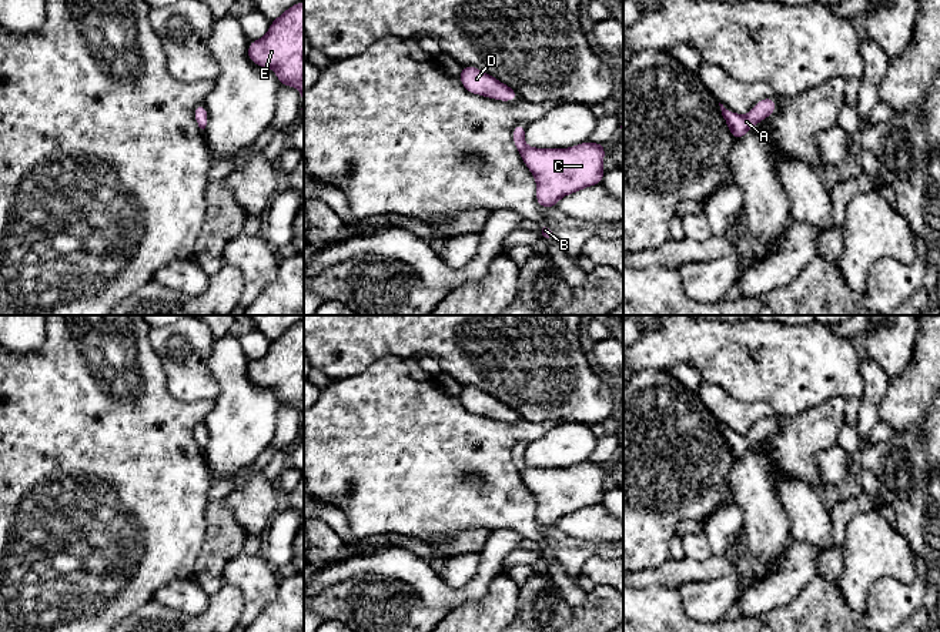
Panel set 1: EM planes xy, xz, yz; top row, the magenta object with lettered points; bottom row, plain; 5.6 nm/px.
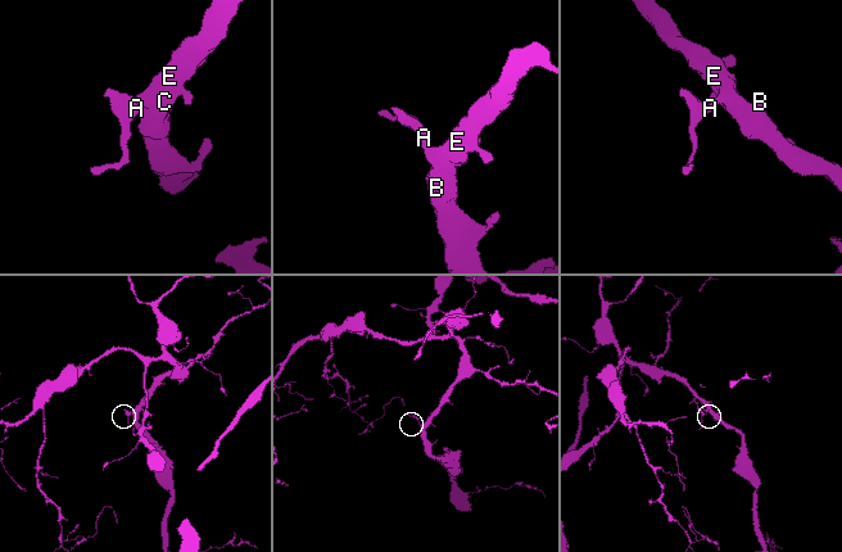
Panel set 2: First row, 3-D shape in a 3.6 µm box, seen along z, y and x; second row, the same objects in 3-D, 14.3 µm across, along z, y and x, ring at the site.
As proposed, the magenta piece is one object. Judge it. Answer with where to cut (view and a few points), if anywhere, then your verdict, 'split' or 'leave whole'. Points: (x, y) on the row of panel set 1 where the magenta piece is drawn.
no cut; leave whole

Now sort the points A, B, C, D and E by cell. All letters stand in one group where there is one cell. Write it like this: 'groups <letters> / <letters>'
groups A B C D E

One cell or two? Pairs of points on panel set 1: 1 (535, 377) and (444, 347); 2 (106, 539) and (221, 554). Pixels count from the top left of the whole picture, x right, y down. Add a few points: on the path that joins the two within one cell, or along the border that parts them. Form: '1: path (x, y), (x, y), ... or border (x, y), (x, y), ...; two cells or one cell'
1: path (512, 354), (505, 347), (467, 347); one cell
2: border (206, 518), (204, 542), (194, 564), (193, 578); two cells

